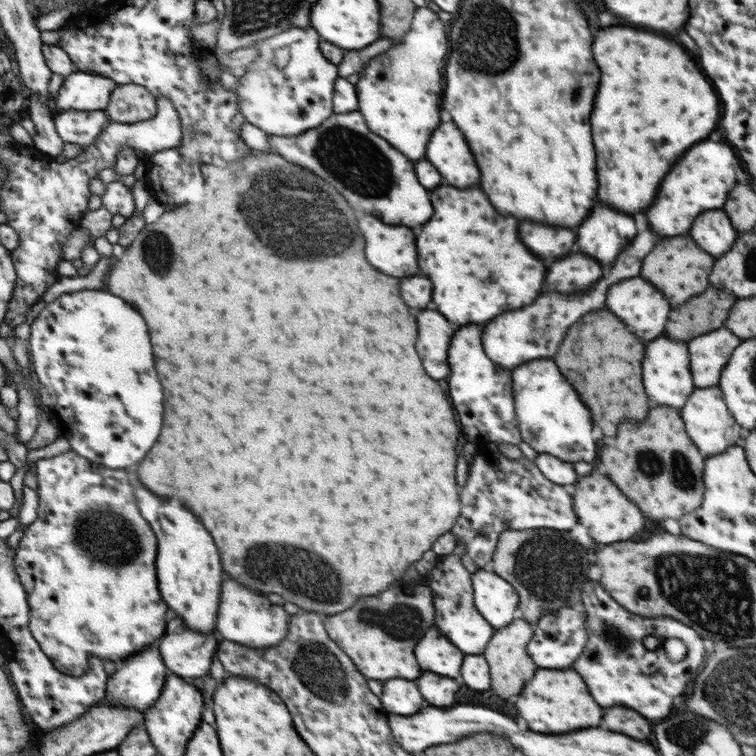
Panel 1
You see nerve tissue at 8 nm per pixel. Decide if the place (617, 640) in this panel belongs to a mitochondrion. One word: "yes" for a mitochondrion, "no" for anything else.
yes

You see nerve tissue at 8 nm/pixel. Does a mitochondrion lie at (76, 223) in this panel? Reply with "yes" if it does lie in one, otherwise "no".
no

